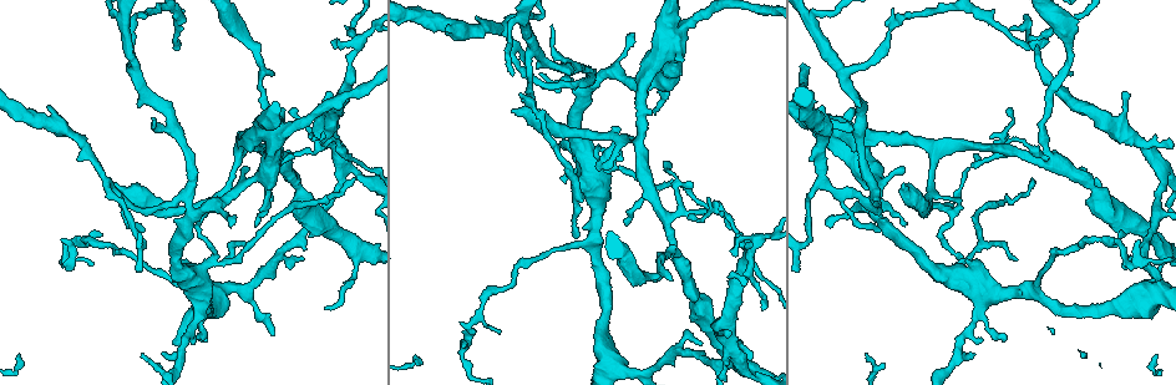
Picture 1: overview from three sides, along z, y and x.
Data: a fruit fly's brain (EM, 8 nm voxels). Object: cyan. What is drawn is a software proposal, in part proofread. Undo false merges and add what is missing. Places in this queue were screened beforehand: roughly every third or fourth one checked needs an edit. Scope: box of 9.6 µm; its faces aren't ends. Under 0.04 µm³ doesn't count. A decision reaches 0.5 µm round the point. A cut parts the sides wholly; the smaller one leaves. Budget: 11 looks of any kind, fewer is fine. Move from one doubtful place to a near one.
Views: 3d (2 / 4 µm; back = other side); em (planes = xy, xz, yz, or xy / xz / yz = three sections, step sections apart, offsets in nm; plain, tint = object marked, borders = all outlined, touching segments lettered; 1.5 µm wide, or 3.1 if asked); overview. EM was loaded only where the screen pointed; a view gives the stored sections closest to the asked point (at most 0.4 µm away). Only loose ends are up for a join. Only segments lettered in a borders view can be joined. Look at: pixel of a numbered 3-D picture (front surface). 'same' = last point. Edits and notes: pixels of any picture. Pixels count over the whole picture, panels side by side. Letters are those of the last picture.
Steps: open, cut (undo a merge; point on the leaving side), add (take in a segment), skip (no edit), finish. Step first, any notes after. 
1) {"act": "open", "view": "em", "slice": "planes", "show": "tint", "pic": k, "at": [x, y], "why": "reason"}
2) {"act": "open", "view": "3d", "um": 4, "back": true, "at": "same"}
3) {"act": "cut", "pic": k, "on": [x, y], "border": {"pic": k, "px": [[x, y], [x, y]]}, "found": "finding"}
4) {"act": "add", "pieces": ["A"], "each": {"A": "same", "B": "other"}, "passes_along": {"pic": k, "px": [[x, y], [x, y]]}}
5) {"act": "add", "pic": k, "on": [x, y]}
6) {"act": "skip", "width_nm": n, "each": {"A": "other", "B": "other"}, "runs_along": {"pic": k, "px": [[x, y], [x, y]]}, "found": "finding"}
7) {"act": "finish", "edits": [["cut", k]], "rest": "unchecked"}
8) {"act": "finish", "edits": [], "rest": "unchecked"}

{"act": "open", "view": "em", "slice": "xz", "step": 4, "show": "tint", "pic": 1, "at": [338, 175], "why": "a narrow waist"}

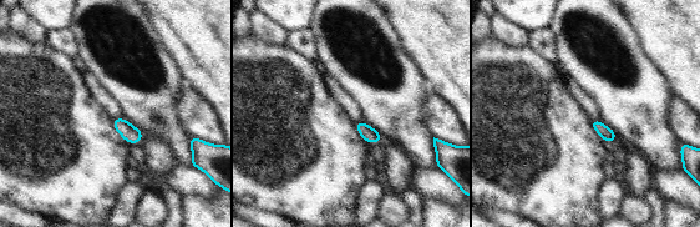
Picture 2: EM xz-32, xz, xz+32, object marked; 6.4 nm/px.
{"act": "open", "view": "em", "slice": "xz", "step": 4, "show": "borders", "at": "same", "why": "see the neighbours"}

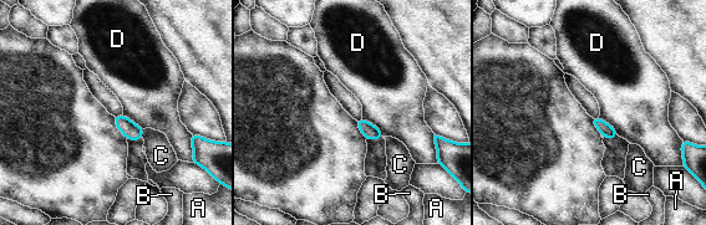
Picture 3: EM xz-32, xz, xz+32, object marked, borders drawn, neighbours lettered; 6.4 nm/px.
{"act": "skip", "each": {"A": "other", "B": "other", "C": "other", "D": "other"}, "border": {"pic": 3, "px": [[362, 117], [374, 123], [385, 136]]}, "found": "one neuron here"}

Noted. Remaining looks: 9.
{"act": "open", "view": "3d", "um": 4, "pic": 1, "at": [327, 307], "why": "thin end"}

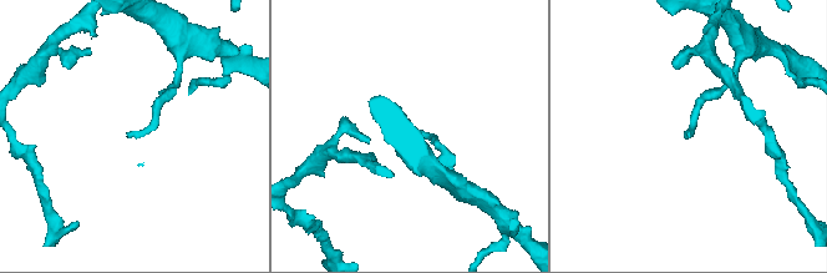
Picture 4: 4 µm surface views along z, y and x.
{"act": "open", "view": "em", "slice": "yz", "step": 8, "show": "borders", "pic": 4, "at": [690, 134]}

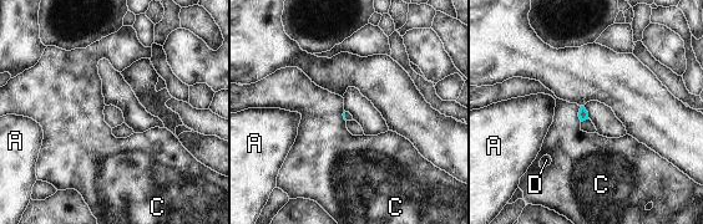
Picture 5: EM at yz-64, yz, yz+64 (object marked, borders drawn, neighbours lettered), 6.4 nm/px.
{"act": "open", "view": "em", "slice": "planes", "show": "borders", "at": "same", "why": "another direction"}

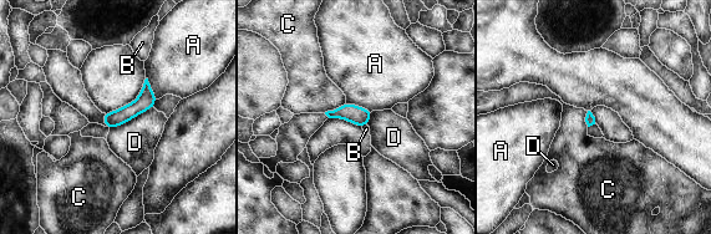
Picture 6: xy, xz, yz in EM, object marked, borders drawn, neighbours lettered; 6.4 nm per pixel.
{"act": "skip", "each": {"A": "other", "B": "other", "C": "other", "D": "other"}, "runs_along": {"pic": 6, "px": [[146, 86], [131, 111], [106, 121]]}, "found": "no lettered segment goes on from it"}

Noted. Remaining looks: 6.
{"act": "open", "view": "em", "slice": "yz", "step": 8, "show": "plain", "pic": 1, "at": [595, 83], "why": "looks like a crossing"}

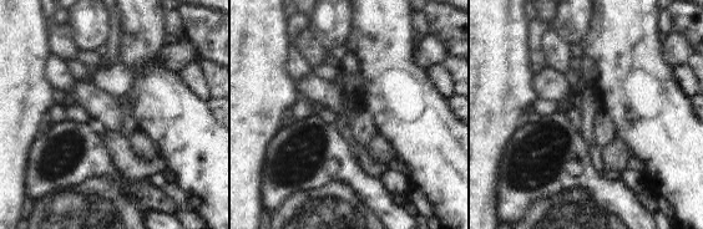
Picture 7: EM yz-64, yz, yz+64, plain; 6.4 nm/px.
{"act": "open", "view": "em", "slice": "yz", "step": 8, "show": "tint", "at": "same", "why": "with the object marked"}

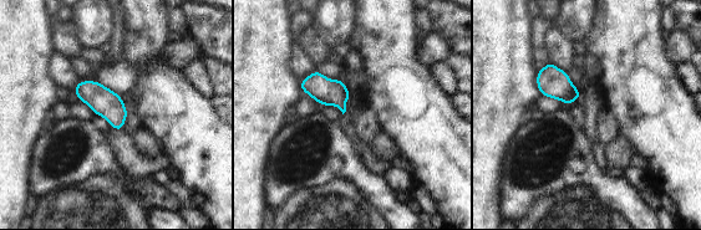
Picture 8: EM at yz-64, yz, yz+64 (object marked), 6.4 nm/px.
{"act": "open", "view": "em", "slice": "yz", "step": 8, "show": "borders", "at": "same", "why": "what lies round it"}

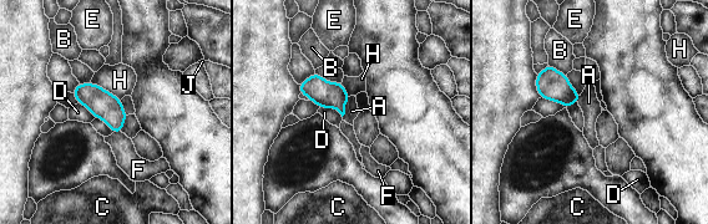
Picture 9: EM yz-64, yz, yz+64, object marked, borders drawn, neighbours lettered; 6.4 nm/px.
{"act": "skip", "width_nm": 110, "each": {"A": "other", "B": "other", "C": "other", "D": "other", "E": "other", "F": "other", "H": "other", "J": "other"}, "border": {"pic": 9, "px": [[350, 96], [342, 116]]}, "found": "one neuron here"}

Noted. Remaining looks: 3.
{"act": "open", "view": "3d", "um": 4, "pic": 1, "at": [902, 185], "why": "end of a long branch"}

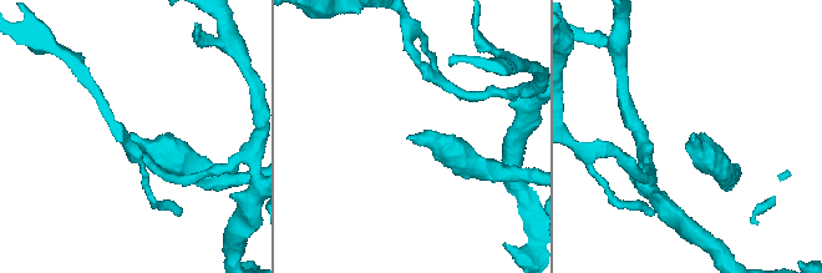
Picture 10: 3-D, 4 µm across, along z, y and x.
{"act": "open", "view": "em", "slice": "planes", "show": "borders", "pic": 10, "at": [131, 135], "why": "shape alone is not enough"}

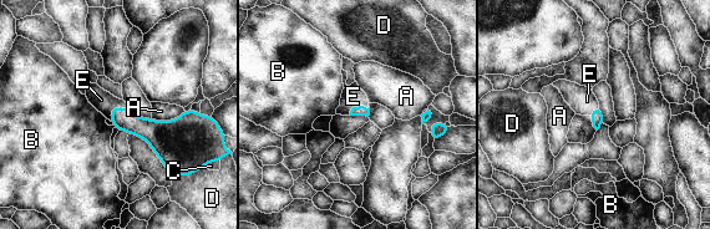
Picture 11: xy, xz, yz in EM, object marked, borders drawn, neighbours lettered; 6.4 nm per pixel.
{"act": "add", "pieces": ["E"], "each": {"A": "other", "B": "other", "C": "other", "D": "other", "E": "same"}, "passes_along": {"pic": 11, "px": [[123, 118], [113, 107], [101, 100]]}, "found": "the neuron continues"}

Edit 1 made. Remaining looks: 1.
{"act": "open", "view": "em", "slice": "xy", "step": 8, "show": "borders", "pic": 1, "at": [607, 169], "why": "thin end"}

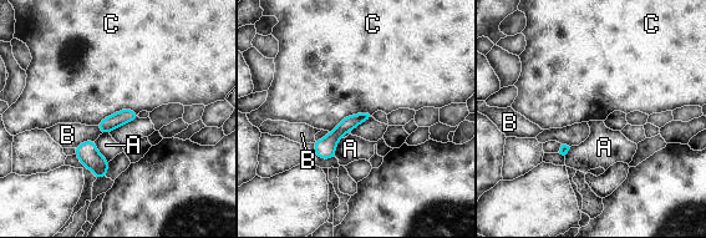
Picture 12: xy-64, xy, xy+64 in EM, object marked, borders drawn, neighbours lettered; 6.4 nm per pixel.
{"act": "skip", "longest_contact_nm": ["C", 320], "each": {"A": "other", "B": "other", "C": "other"}, "border": {"pic": 12, "px": [[372, 112], [350, 114], [329, 132]]}, "found": "no lettered segment goes on from it"}

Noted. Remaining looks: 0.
{"act": "finish", "edits": [["add", 11]], "rest": "unchecked"}

